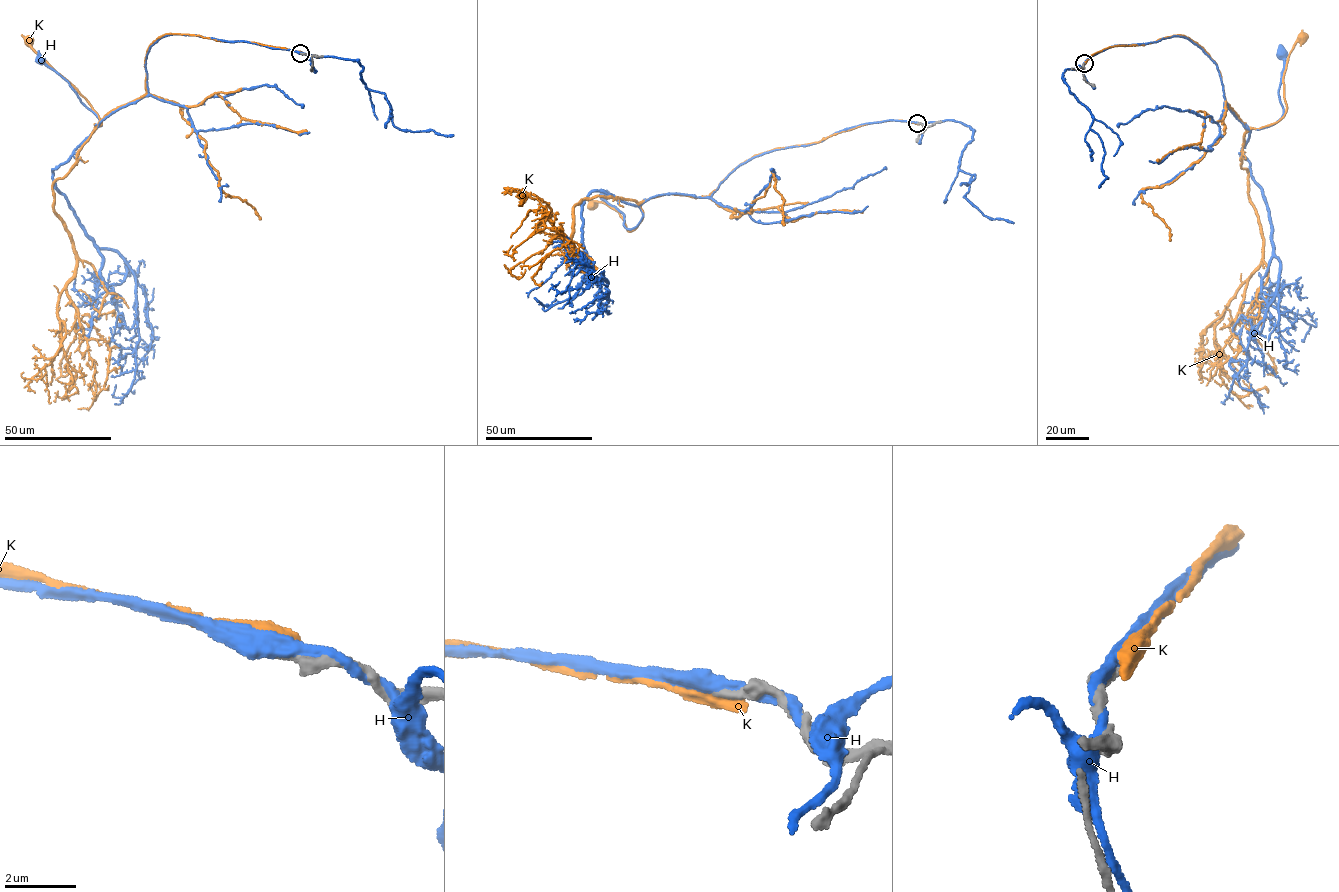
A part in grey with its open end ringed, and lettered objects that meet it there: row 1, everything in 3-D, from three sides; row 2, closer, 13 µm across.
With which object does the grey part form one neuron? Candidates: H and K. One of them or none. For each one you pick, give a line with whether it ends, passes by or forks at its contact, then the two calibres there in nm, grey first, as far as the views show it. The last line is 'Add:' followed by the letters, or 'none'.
K: It ends there. Thickness 260 nm (grey) against 600 nm
Add: K

